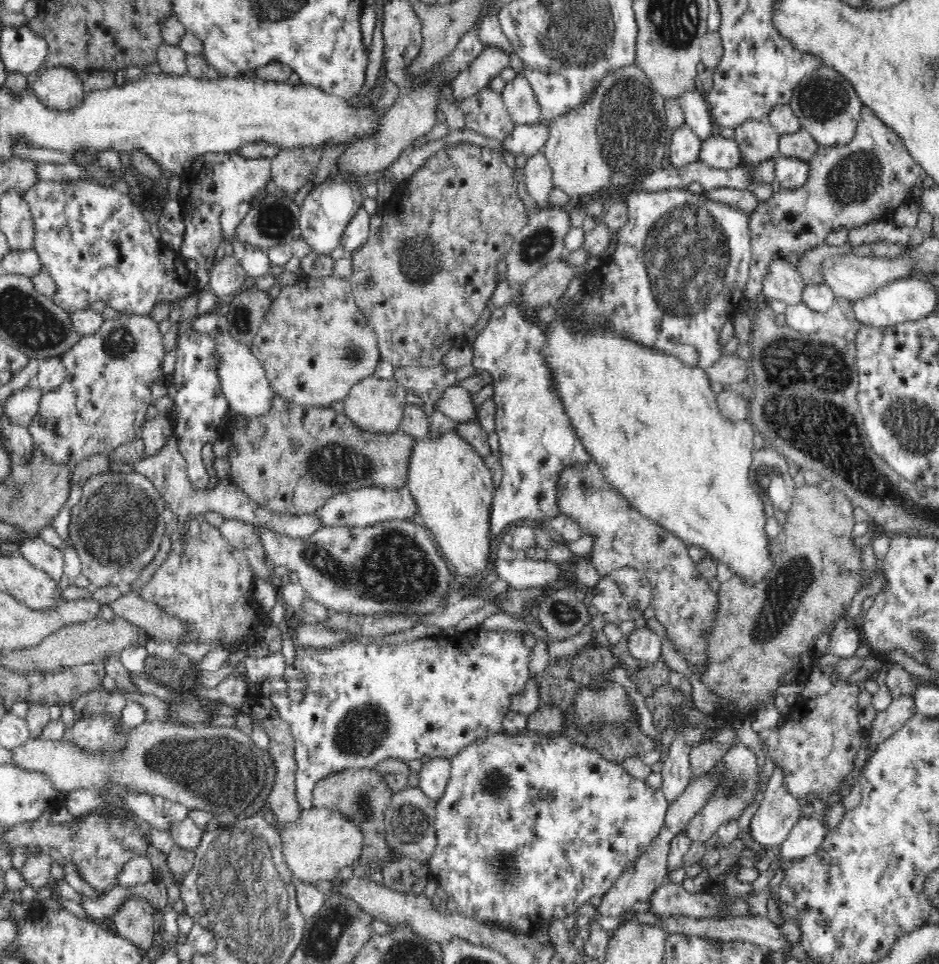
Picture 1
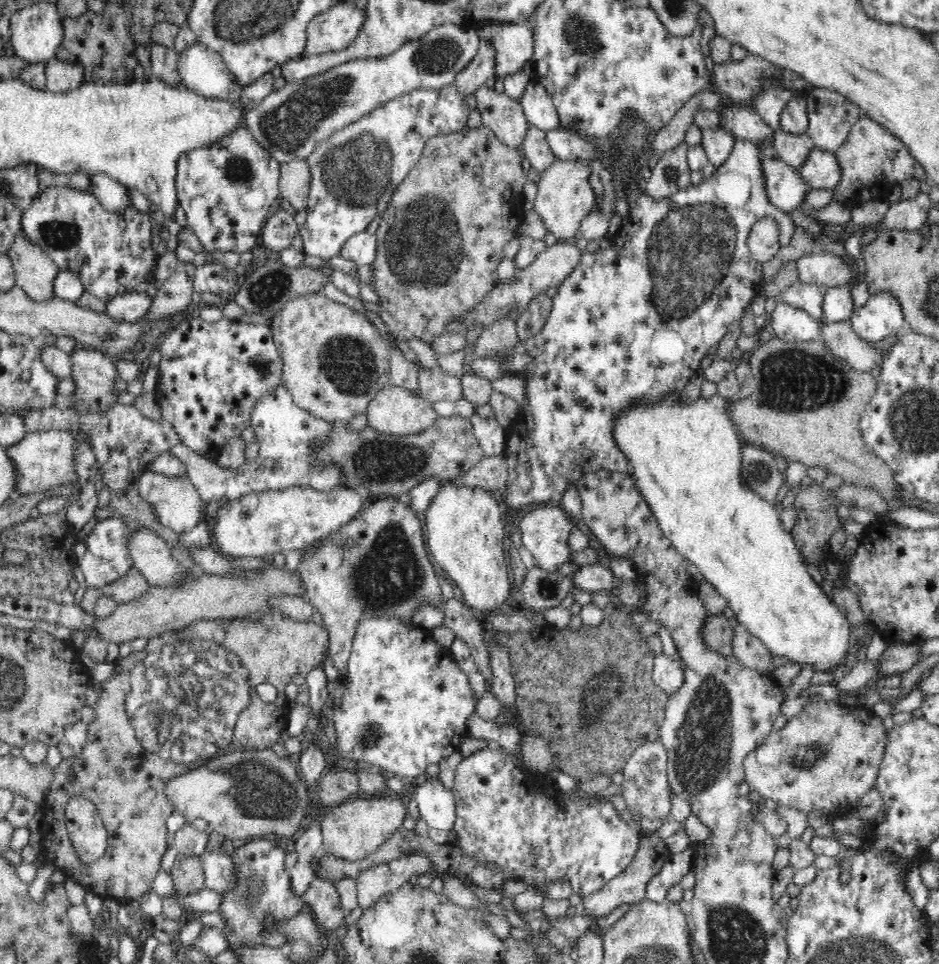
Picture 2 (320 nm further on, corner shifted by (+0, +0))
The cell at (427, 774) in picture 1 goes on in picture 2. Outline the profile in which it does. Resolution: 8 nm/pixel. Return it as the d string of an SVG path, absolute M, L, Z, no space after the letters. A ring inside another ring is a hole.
M439 778L412 786L415 802L428 828L452 831L456 826L456 806L453 792L444 788Z

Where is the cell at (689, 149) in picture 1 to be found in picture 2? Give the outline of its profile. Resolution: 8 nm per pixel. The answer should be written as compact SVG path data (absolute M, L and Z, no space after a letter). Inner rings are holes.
M680 143L676 148L663 152L653 162L645 193L656 201L669 199L675 192L691 186L690 169L686 162L689 144Z

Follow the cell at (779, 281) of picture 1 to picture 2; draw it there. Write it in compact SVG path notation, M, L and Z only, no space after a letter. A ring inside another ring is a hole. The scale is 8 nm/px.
M794 284L781 294L781 299L792 307L806 311L812 319L824 323L825 289L823 285Z

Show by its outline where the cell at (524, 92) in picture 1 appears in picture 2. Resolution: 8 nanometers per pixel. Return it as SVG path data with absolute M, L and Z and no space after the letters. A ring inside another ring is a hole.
M531 82L519 101L531 126L535 126L542 132L560 128L558 110L540 83Z

